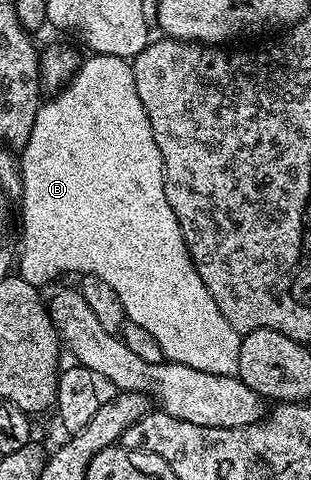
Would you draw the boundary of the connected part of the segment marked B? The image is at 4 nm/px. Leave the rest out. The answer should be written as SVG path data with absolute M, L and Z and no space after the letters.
M90 55L79 64L76 75L63 89L53 94L51 101L43 100L38 107L36 123L32 123L32 135L28 135L28 143L20 150L20 172L22 174L22 257L17 258L16 273L28 283L42 287L45 281L53 279L57 273L78 273L85 275L94 273L116 295L120 295L120 303L124 303L126 320L144 327L156 343L160 343L160 351L167 362L184 364L196 371L210 372L212 375L235 376L240 363L240 343L242 337L234 330L232 323L220 315L220 307L216 307L216 299L208 295L208 287L204 287L204 279L196 271L186 246L184 235L180 231L180 223L172 211L164 191L164 163L160 155L160 147L156 147L156 139L152 139L152 123L148 123L148 115L140 103L140 95L136 95L136 79L133 64L125 57L103 57Z

